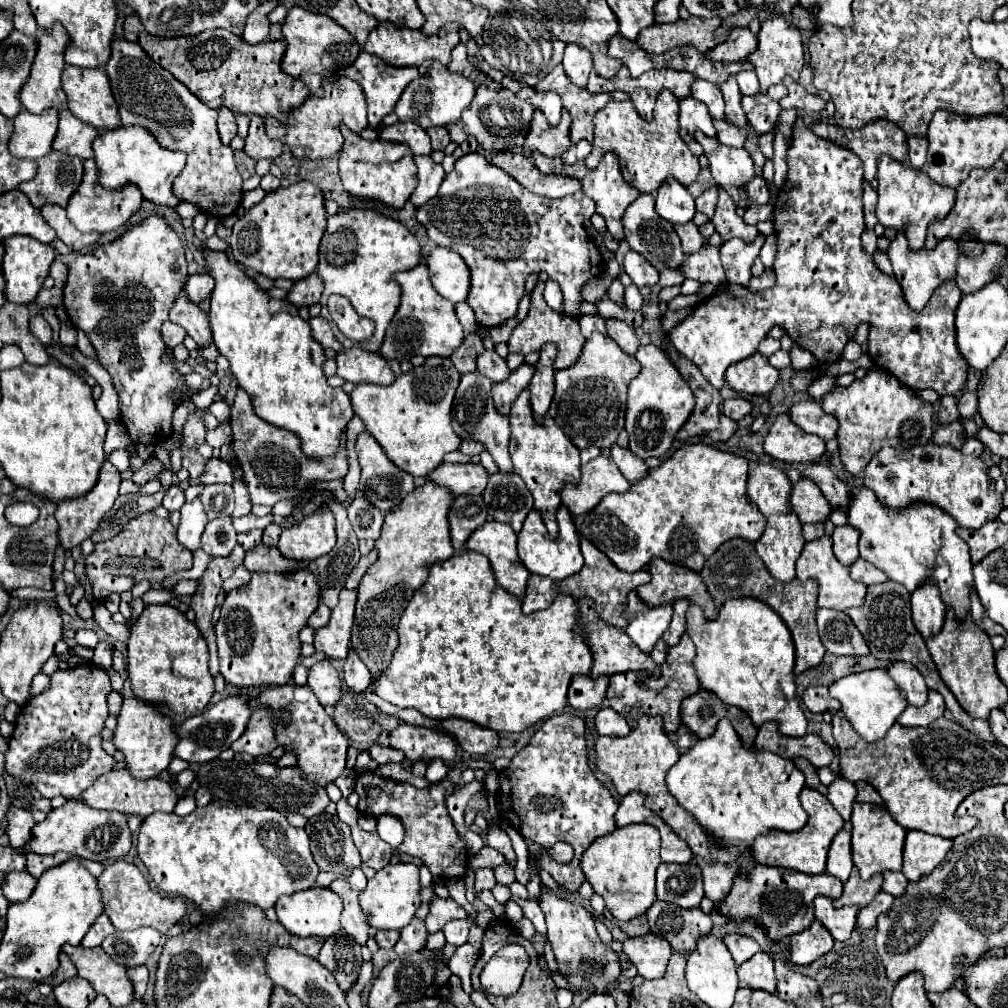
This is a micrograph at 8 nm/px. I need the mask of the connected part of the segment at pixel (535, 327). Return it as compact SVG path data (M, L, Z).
M537 282L533 294L531 294L531 308L529 308L529 316L513 330L507 346L509 346L509 352L521 352L521 354L529 354L529 352L537 352L545 342L553 342L557 344L557 360L553 364L555 370L563 370L563 368L569 368L571 364L577 362L581 350L583 350L583 344L585 344L585 338L583 334L579 332L579 324L571 318L565 318L563 314L551 310L547 306L547 302L543 300L543 282Z

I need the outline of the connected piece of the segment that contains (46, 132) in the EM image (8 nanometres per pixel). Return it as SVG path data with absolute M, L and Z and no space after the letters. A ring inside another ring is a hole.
M21 110L15 116L15 132L9 140L9 152L15 158L31 158L31 160L49 154L57 132L57 122L59 122L57 110L45 110L39 116Z

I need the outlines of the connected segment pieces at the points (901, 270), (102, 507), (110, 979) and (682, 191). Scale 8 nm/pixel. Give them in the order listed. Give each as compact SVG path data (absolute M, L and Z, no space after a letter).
M897 234L897 238L891 242L891 246L889 246L889 250L887 250L887 256L889 256L889 260L891 260L895 278L897 278L897 282L899 282L901 288L903 288L905 302L909 304L909 308L923 310L925 304L929 302L929 298L933 296L933 292L935 292L945 280L955 280L955 266L957 266L957 258L959 258L959 246L957 246L951 238L945 238L945 240L939 242L933 250L921 248L921 250L917 250L917 252L909 252L907 238L905 238L903 234Z
M103 462L101 474L99 474L99 482L89 494L81 496L77 500L63 500L63 502L57 504L55 518L59 522L59 544L61 544L61 548L65 552L71 552L71 548L75 548L83 540L91 538L91 534L99 528L99 522L113 508L113 502L119 496L119 482L121 482L121 478L119 478L117 468L113 468L113 464L109 464L109 462Z
M65 946L61 950L71 958L79 976L89 980L97 994L107 996L111 1006L127 1006L133 1002L133 984L125 968L109 960L101 948Z
M669 178L657 192L655 212L671 224L685 224L695 216L695 200L683 184Z

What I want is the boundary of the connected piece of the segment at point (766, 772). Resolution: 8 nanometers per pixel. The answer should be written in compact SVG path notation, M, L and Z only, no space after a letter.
M719 720L715 734L695 742L685 754L681 754L679 762L667 772L665 782L671 796L677 800L677 804L685 808L707 834L713 836L711 838L713 856L709 860L695 858L697 864L701 864L705 896L711 898L713 902L719 902L729 894L733 886L733 878L737 874L733 872L733 864L737 864L737 856L741 856L741 852L751 850L753 840L757 836L769 834L771 830L799 832L807 822L807 812L801 808L799 802L799 792L805 786L805 776L793 766L791 760L783 760L779 756L763 754L755 750L745 750L741 746L737 732L731 728L729 720Z

